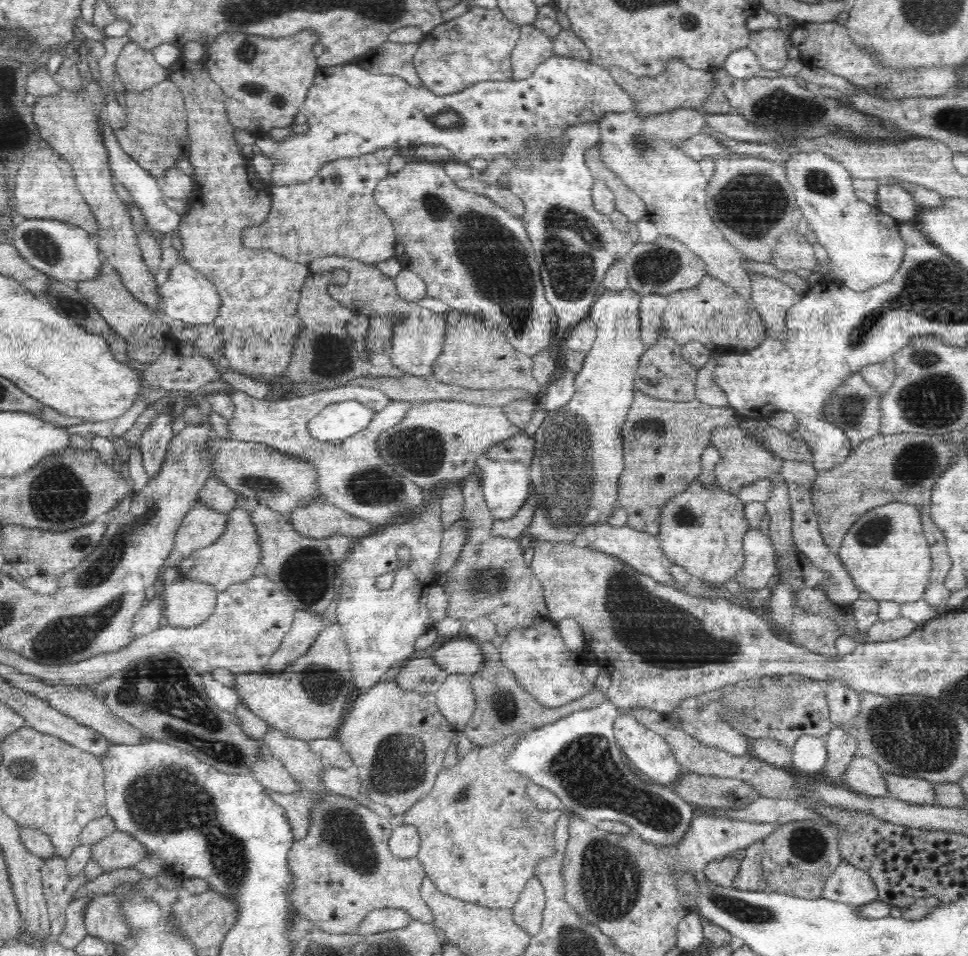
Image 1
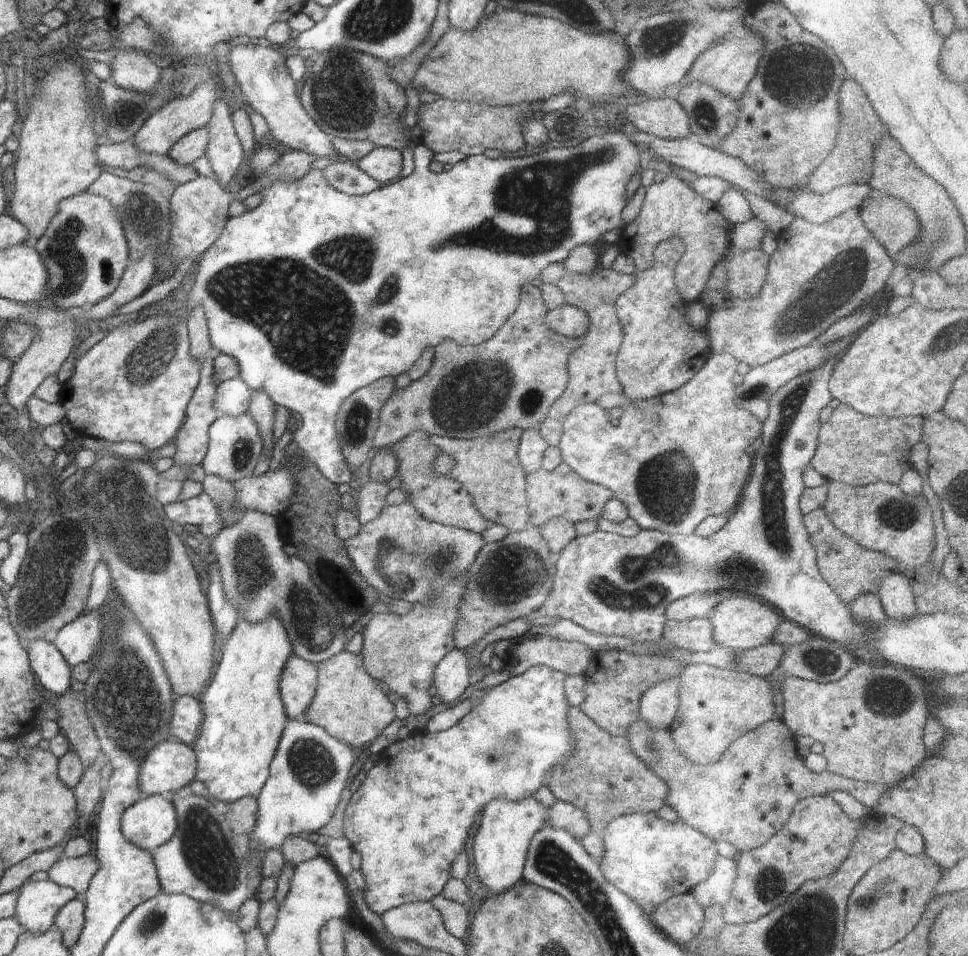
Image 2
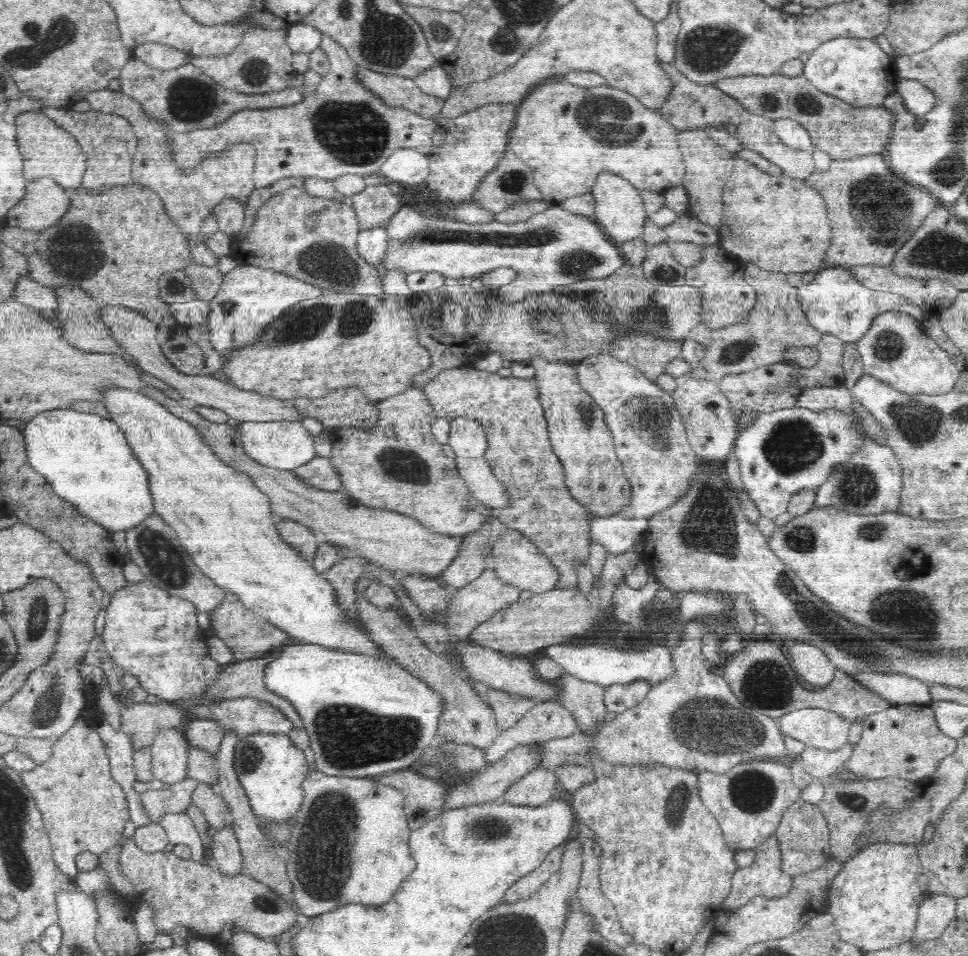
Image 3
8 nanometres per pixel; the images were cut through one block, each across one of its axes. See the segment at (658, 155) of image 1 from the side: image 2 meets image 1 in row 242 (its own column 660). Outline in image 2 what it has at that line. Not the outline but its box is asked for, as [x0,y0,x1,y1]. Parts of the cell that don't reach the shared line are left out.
[639,678,679,730]

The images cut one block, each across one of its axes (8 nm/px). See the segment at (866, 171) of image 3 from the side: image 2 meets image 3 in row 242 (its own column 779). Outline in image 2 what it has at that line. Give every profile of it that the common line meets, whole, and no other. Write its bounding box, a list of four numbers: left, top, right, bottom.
[723,795,870,924]

